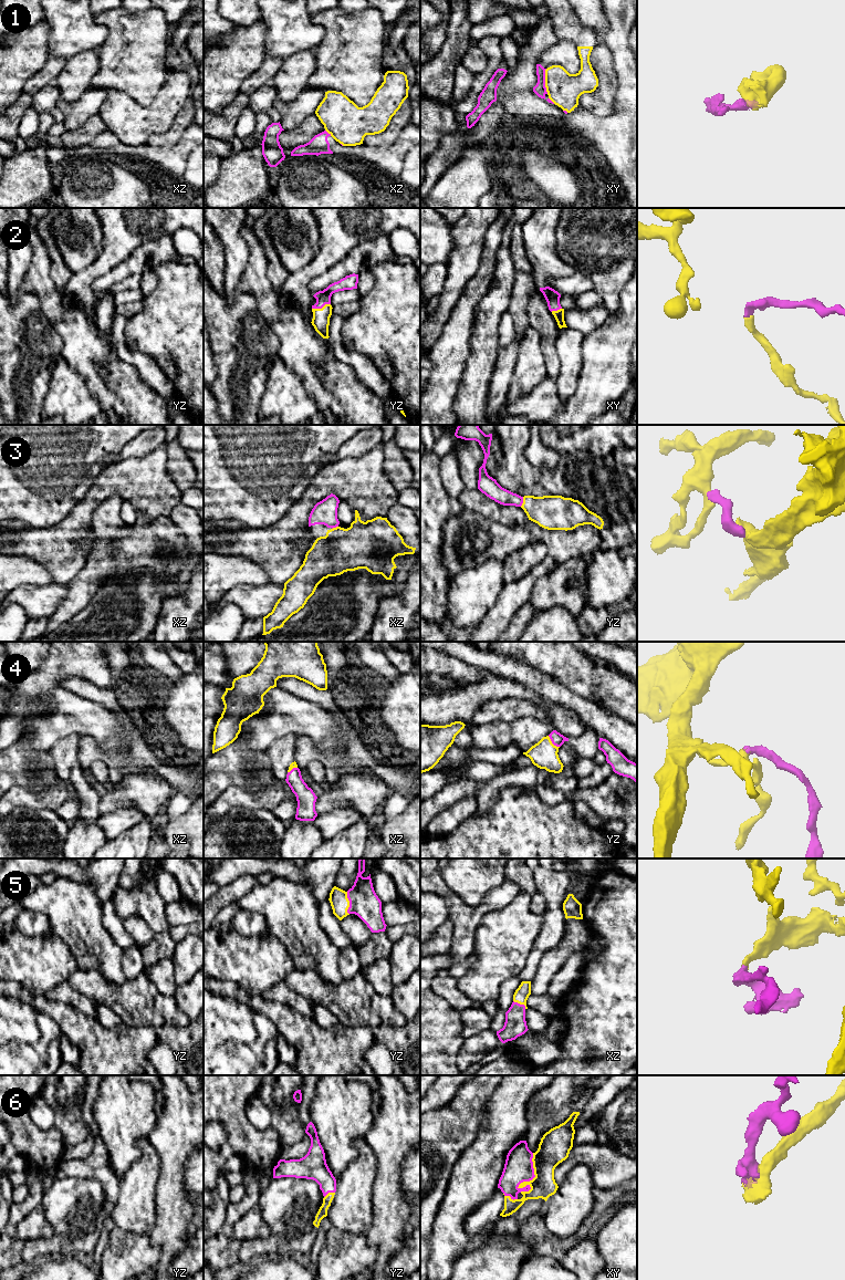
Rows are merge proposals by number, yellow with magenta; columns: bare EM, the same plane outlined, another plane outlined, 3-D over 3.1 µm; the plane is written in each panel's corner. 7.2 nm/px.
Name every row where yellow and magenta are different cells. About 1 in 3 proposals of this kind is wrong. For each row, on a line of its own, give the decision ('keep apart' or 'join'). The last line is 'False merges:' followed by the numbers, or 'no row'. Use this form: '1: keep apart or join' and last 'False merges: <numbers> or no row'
1: keep apart
2: join
3: join
4: join
5: join
6: join
False merges: 1

